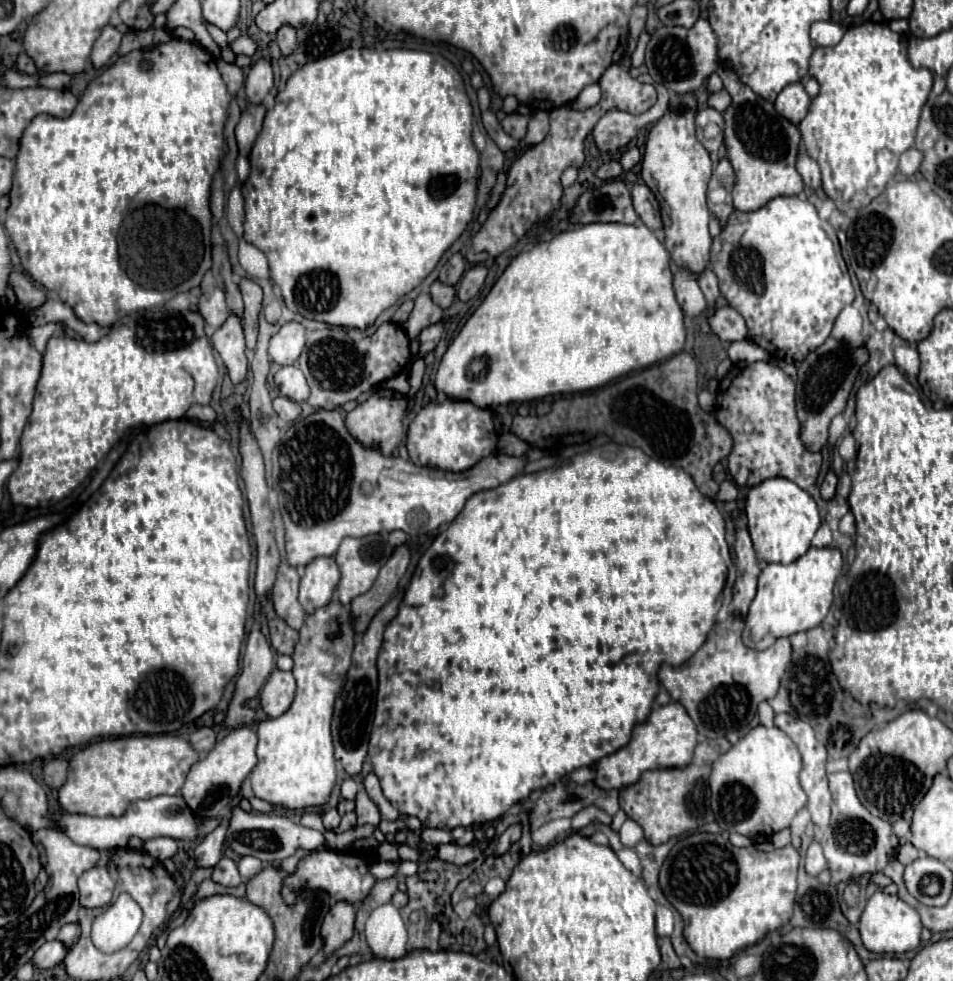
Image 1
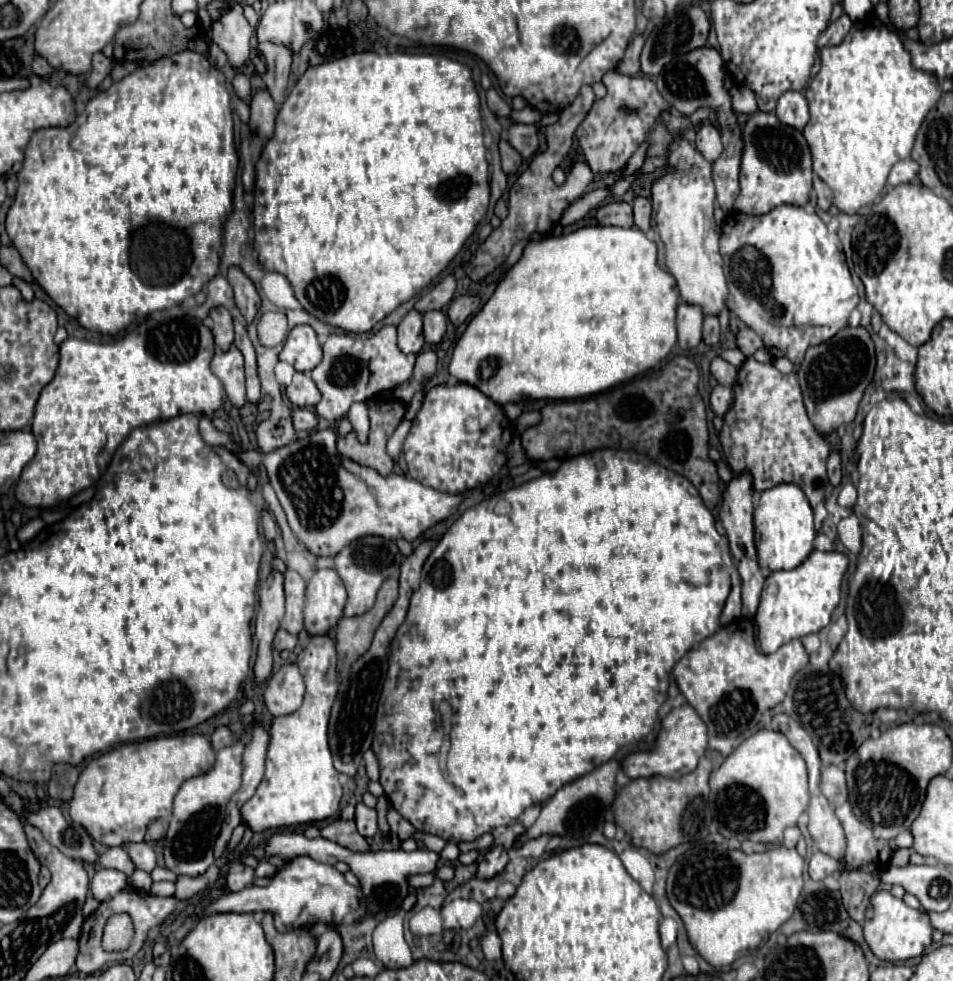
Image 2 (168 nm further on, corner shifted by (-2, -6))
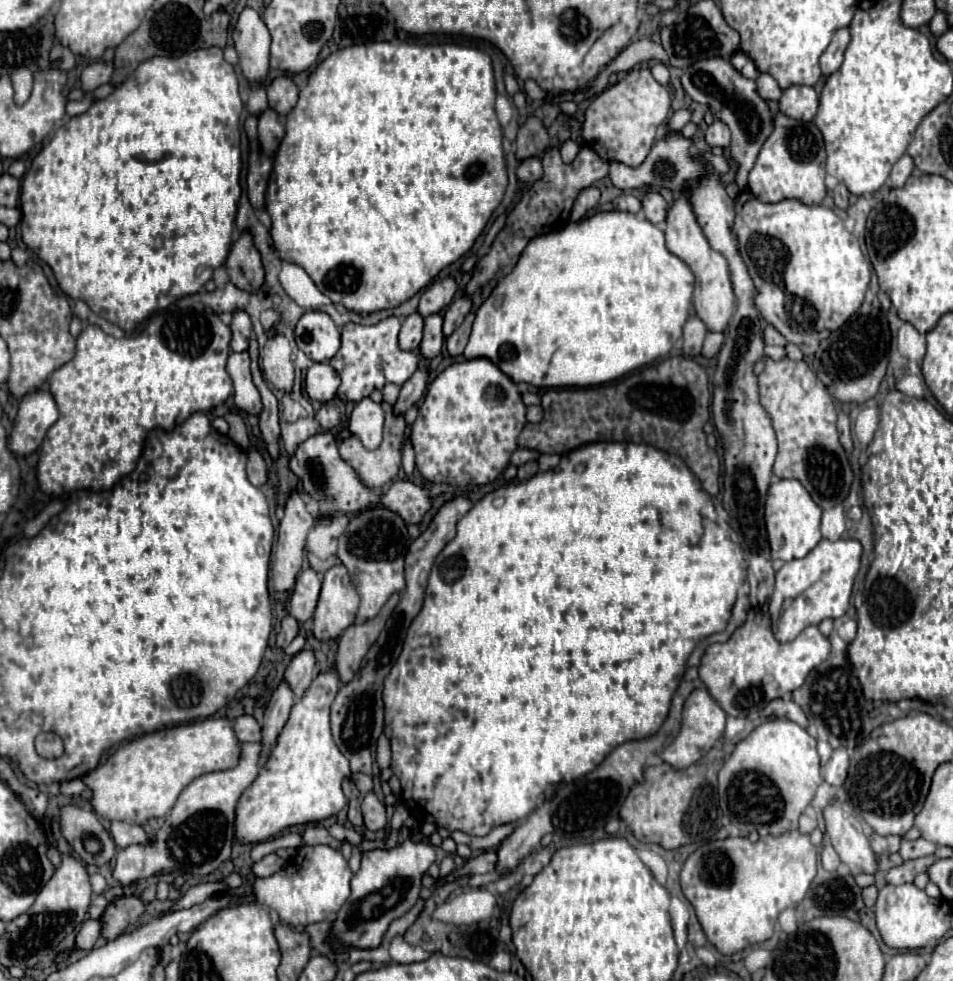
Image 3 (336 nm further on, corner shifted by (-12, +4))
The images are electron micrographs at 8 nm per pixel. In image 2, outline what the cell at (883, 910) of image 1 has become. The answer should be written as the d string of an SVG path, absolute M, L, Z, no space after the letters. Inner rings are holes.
M877 891L869 903L865 923L865 941L871 951L885 961L905 961L917 955L933 943L933 927L929 923L929 915L923 909L911 909L903 903L903 899L893 897L889 891Z

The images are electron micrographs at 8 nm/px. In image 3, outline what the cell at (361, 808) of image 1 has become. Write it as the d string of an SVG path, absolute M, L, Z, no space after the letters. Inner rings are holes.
M367 793L363 803L361 803L361 811L363 811L363 819L365 819L365 827L369 831L381 831L387 825L387 813L385 813L385 805L377 799L375 793Z

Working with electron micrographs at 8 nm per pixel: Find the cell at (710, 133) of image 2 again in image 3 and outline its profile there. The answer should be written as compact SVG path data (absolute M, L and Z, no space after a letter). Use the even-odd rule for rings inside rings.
M715 119L707 127L707 131L705 131L705 141L711 147L723 147L723 149L727 149L729 147L729 141L731 141L731 133L729 133L727 125L723 125L723 121Z

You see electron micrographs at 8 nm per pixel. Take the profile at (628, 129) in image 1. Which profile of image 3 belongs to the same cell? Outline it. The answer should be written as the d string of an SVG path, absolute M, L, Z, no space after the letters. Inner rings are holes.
M633 69L619 83L599 93L585 111L583 139L605 161L619 161L637 167L651 151L657 127L665 123L671 107L671 97L661 87L649 69Z

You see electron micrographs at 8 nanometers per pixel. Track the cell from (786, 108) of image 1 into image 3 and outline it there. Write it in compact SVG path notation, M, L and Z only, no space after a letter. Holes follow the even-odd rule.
M793 85L783 91L779 99L779 111L787 113L791 119L811 121L817 115L819 97L813 87L807 85Z

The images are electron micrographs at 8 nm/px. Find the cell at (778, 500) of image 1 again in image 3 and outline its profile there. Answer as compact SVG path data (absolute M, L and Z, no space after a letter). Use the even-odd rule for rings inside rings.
M775 479L769 485L765 503L765 523L773 559L801 559L821 541L821 507L811 499L807 489L795 479Z

